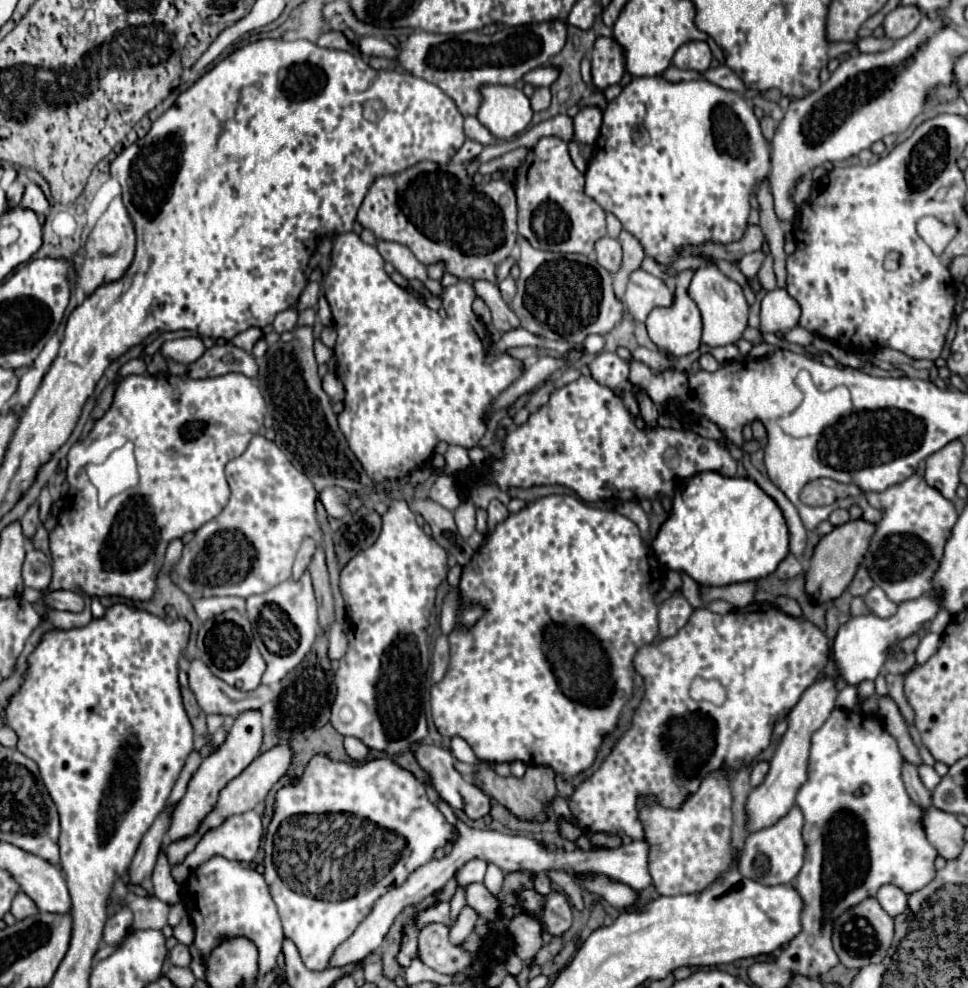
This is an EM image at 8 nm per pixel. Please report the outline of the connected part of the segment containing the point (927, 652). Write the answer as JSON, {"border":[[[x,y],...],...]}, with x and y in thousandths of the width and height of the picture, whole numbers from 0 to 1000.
{"border":[[[958,641],[958,643],[951,647],[949,655],[947,655],[947,671],[951,673],[951,671],[960,669],[960,667],[968,661],[970,655],[972,655],[972,643],[968,643],[968,641]]]}

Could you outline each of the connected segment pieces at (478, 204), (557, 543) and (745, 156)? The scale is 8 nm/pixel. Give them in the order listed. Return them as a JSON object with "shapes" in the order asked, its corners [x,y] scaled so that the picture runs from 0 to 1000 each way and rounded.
{"shapes":[[[[474,153],[462,167],[451,167],[447,163],[435,163],[418,173],[387,179],[381,189],[375,207],[371,210],[369,224],[383,232],[392,242],[406,244],[425,252],[425,256],[437,268],[458,266],[460,274],[474,282],[501,282],[511,284],[511,270],[526,260],[534,244],[534,210],[532,193],[524,183],[489,185],[485,177],[474,177]]],[[[565,501],[555,505],[549,511],[542,511],[534,519],[528,519],[522,527],[513,529],[507,541],[501,541],[499,552],[491,558],[487,568],[478,574],[474,588],[474,616],[487,612],[497,612],[499,622],[485,637],[470,637],[464,641],[466,669],[464,677],[456,691],[445,695],[445,720],[447,732],[456,746],[480,748],[491,764],[503,772],[530,772],[540,770],[542,774],[569,776],[573,784],[580,784],[584,790],[590,790],[594,784],[606,780],[617,766],[619,756],[627,742],[637,738],[644,716],[654,703],[654,667],[658,659],[666,653],[673,653],[679,645],[679,620],[677,602],[685,594],[689,574],[677,564],[677,560],[664,550],[662,539],[654,527],[639,521],[637,517],[615,515],[590,501]]],[[[662,78],[654,80],[648,88],[644,88],[642,96],[633,100],[623,116],[623,127],[621,127],[621,137],[613,147],[613,159],[606,165],[604,173],[604,195],[615,201],[627,216],[633,216],[646,234],[656,238],[666,254],[668,260],[677,262],[683,268],[693,268],[699,262],[704,262],[706,252],[728,248],[728,246],[741,246],[741,248],[753,248],[759,244],[768,242],[768,236],[772,232],[772,222],[774,222],[774,199],[784,193],[784,187],[790,183],[794,177],[794,167],[796,167],[796,147],[788,139],[788,133],[784,129],[784,120],[778,114],[778,108],[772,106],[768,98],[759,92],[749,92],[741,86],[735,84],[724,84],[724,86],[710,86],[710,82],[699,82],[693,84],[687,78]]]]}

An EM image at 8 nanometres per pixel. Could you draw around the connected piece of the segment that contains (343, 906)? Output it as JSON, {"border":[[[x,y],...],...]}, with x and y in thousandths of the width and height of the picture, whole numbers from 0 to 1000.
{"border":[[[334,764],[323,766],[321,772],[317,774],[315,782],[313,782],[313,788],[307,795],[292,797],[292,799],[286,801],[284,825],[282,825],[280,833],[288,833],[288,835],[286,837],[280,835],[278,843],[276,843],[276,849],[274,849],[274,892],[280,900],[280,908],[286,916],[294,948],[301,950],[307,956],[313,975],[323,983],[334,983],[334,981],[340,979],[340,971],[346,965],[346,961],[356,950],[361,950],[361,946],[365,946],[365,942],[369,940],[373,930],[377,930],[377,926],[383,922],[389,908],[394,908],[402,898],[414,896],[420,890],[423,884],[427,884],[431,878],[439,876],[447,867],[449,859],[458,857],[462,853],[462,849],[468,845],[466,835],[460,831],[458,823],[441,809],[439,795],[433,793],[423,780],[410,776],[402,768],[387,768],[387,770],[379,770],[379,772],[373,772],[373,774],[358,774],[358,772],[342,770],[340,766],[334,766]]]}

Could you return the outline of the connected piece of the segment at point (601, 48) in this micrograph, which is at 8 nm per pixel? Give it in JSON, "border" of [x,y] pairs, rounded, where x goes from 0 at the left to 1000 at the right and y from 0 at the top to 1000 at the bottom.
{"border":[[[619,37],[615,41],[613,54],[613,82],[611,86],[617,92],[625,92],[629,86],[637,86],[646,74],[646,58],[642,56],[642,48],[633,44],[633,39]]]}

